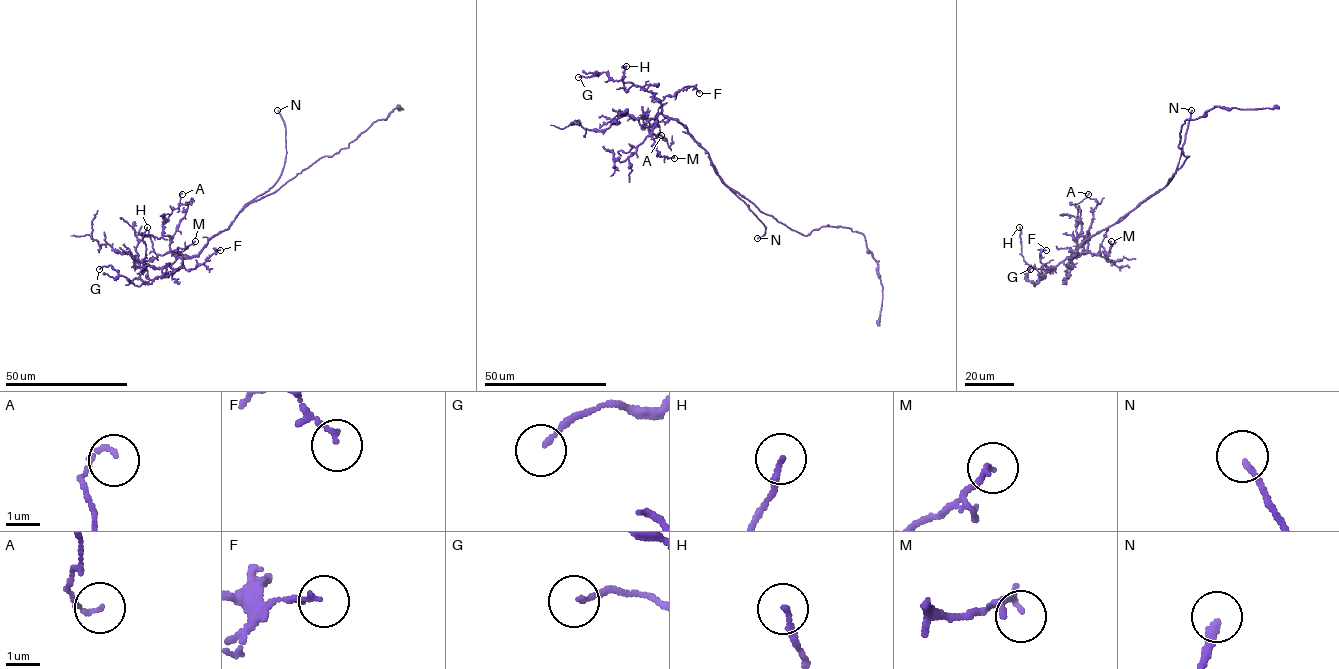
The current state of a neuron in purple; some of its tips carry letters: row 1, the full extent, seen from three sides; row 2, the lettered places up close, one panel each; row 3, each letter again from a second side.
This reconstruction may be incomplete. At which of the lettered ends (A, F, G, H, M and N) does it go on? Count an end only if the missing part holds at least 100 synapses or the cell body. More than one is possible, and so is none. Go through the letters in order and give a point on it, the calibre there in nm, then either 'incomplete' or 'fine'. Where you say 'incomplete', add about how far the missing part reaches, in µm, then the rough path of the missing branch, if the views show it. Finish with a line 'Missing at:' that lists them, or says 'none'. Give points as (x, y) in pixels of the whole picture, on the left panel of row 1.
A: at (182, 194); 100 nm thick; fine
F: at (220, 250); 120 nm thick; fine
G: at (99, 269); 140 nm thick; fine
H: at (147, 227); 150 nm thick; fine
M: at (195, 241); 140 nm thick; fine
N: at (277, 110); 180 nm thick; incomplete; about 120 µm are missing
Missing at: N

